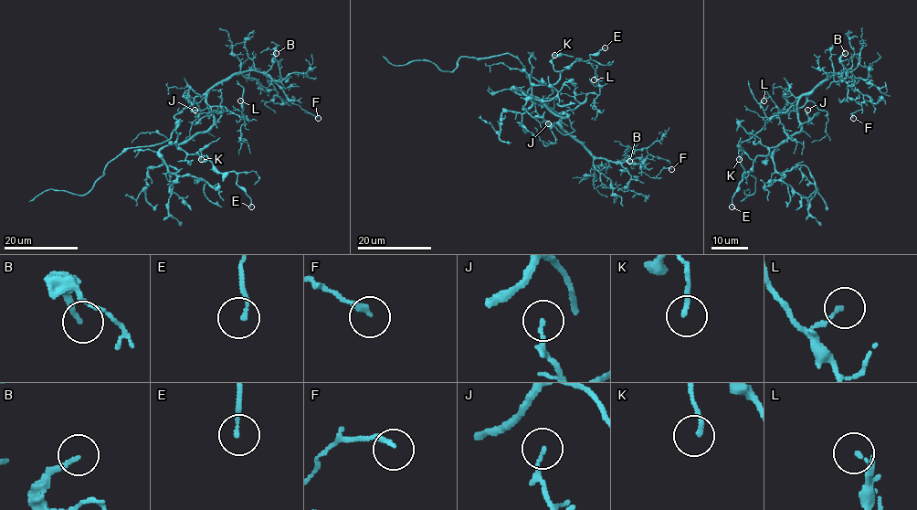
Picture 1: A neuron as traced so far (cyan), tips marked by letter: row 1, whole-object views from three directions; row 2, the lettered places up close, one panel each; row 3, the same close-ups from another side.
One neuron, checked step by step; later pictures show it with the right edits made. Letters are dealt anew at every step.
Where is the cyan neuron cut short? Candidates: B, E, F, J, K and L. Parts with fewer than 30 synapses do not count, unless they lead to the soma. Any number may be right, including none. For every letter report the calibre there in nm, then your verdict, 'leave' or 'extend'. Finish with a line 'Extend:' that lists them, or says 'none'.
B: 170 nm thick; leave
E: 140 nm thick; leave
F: 180 nm thick; leave
J: 130 nm thick; leave
K: 150 nm thick; leave
L: 110 nm thick; leave
Extend: none

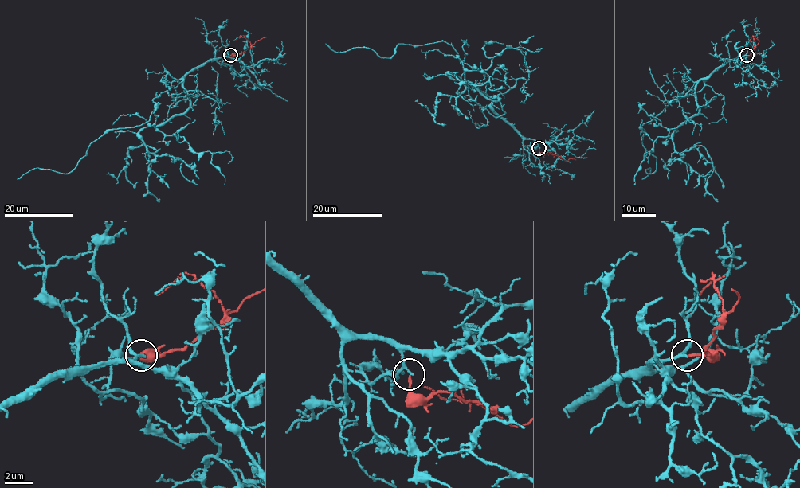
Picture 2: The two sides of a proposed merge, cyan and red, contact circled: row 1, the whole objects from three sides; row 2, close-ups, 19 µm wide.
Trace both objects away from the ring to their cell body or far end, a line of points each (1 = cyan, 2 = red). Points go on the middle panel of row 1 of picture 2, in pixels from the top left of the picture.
1: (539, 148), (469, 95), (458, 52), (446, 42), (398, 44), (390, 58), (367, 48), (335, 52), (326, 43)
2: (539, 148), (540, 153), (550, 152), (559, 156), (543, 151)

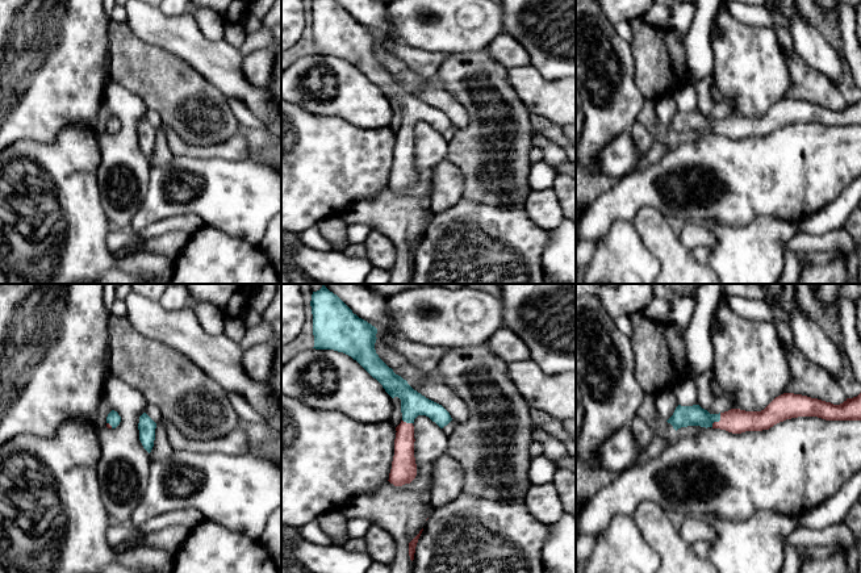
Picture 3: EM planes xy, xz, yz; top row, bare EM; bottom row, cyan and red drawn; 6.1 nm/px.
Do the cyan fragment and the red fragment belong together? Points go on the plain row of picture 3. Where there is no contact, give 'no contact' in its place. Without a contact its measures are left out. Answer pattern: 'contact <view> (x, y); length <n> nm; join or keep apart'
contact yz (718, 126); length 110 nm; join

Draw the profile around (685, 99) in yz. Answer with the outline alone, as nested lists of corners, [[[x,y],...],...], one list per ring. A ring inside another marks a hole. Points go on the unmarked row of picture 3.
[[[686,84],[673,93],[677,109],[681,112],[693,112],[698,109],[697,91],[694,85]]]

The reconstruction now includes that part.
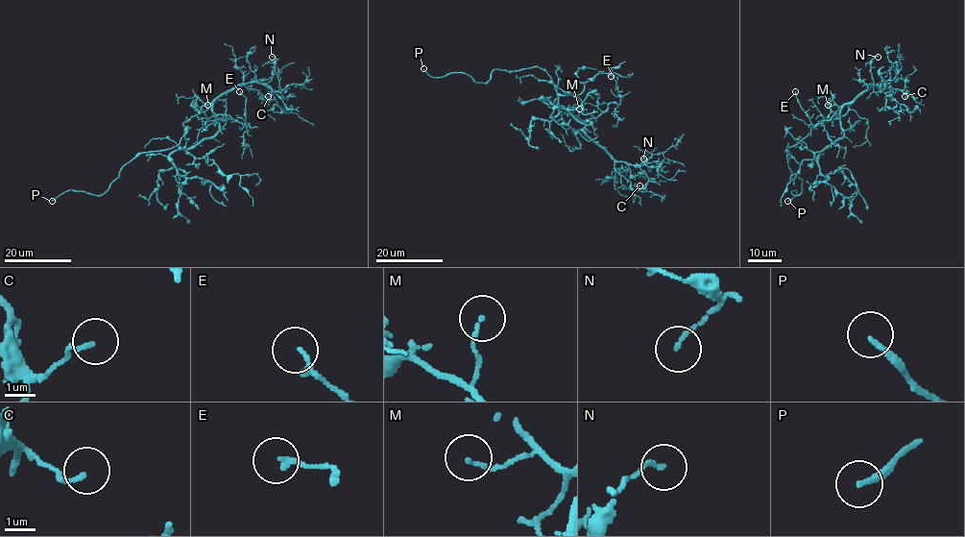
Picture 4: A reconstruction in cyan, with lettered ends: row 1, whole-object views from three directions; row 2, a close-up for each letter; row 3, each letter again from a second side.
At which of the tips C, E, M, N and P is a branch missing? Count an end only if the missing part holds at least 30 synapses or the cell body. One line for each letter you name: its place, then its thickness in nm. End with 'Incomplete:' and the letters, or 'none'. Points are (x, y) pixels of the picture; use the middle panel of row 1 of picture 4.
P: at (423, 68); 170 nm thick
Incomplete: P

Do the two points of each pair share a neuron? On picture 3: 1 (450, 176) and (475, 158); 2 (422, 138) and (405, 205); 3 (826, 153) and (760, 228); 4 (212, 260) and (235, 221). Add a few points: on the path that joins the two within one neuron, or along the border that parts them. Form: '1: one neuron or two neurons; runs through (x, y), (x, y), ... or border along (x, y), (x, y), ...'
1: two neurons; border along (446, 159), (462, 174), (462, 197)
2: one neuron; runs through (423, 155), (422, 188)
3: two neurons; border along (799, 221), (756, 216), (740, 228)
4: two neurons; border along (204, 225), (255, 246)

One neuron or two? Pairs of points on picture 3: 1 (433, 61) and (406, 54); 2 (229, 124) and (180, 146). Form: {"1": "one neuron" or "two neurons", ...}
{"1": "one neuron", "2": "two neurons"}

